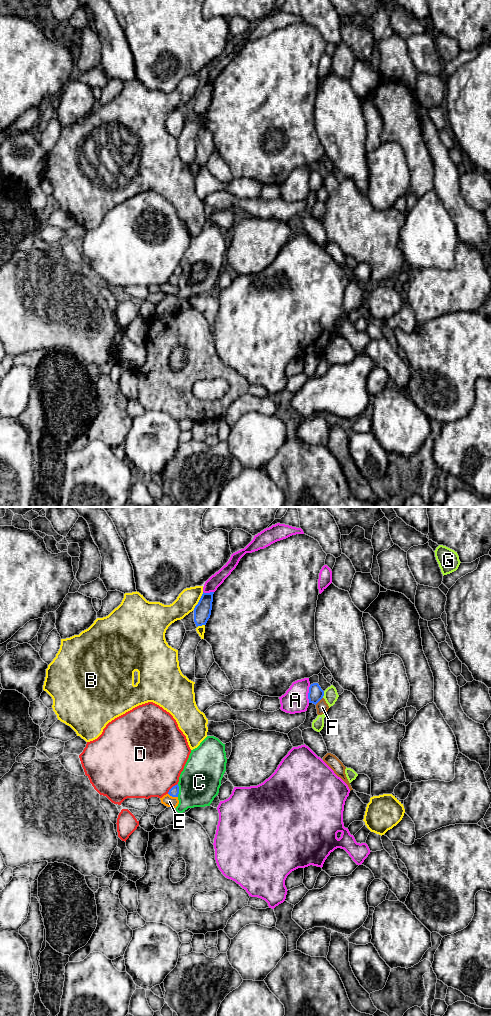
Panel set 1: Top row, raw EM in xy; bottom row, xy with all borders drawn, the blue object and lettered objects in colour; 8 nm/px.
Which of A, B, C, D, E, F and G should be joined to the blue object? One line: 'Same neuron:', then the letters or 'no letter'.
Same neuron: no letter

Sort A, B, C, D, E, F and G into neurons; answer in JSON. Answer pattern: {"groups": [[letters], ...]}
{"groups": [["A"], ["B"], ["C"], ["D"], ["E"], ["F"], ["G"]]}

